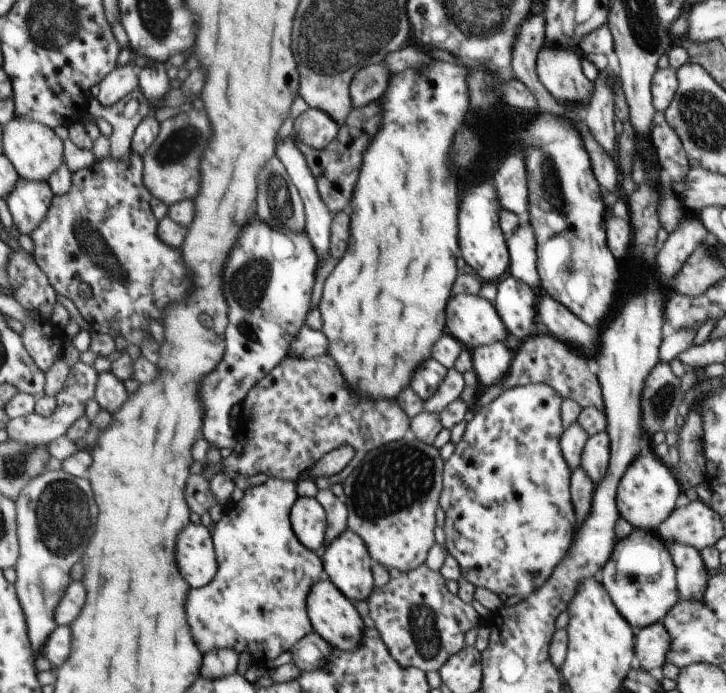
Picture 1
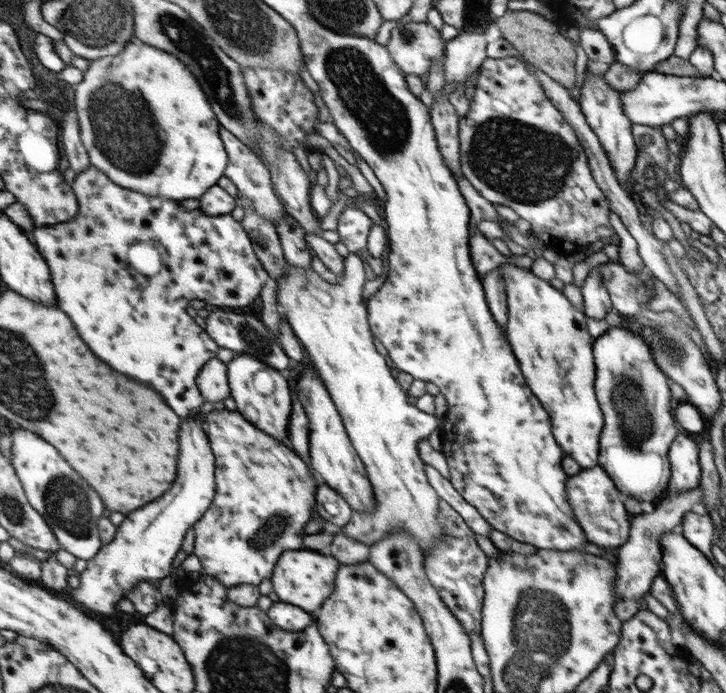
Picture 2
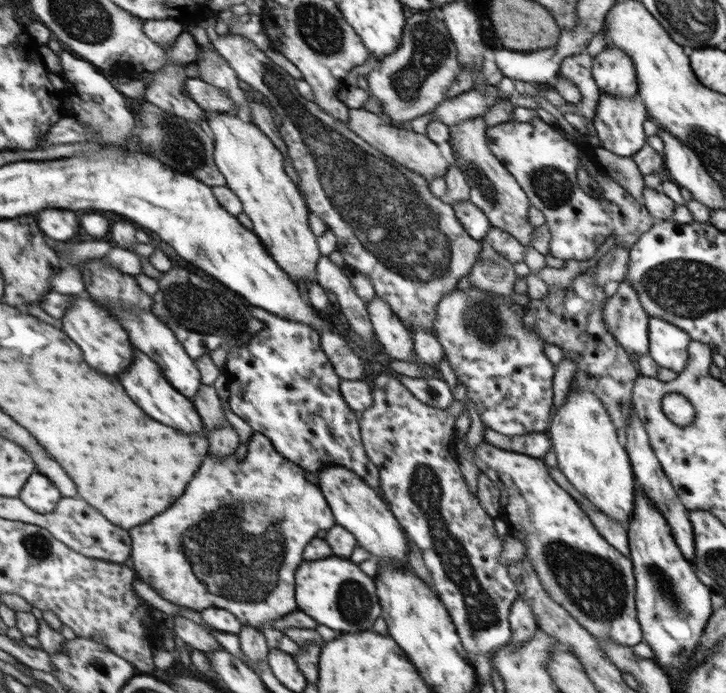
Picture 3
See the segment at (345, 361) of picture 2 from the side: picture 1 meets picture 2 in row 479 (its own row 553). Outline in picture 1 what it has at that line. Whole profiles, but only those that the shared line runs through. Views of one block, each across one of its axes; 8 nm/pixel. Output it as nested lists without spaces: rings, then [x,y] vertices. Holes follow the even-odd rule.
[[[412,432],[401,440],[373,449],[343,484],[345,504],[348,508],[348,529],[365,541],[372,560],[388,569],[412,570],[426,560],[426,552],[434,545],[434,512],[442,490],[442,460],[433,445],[418,440]]]

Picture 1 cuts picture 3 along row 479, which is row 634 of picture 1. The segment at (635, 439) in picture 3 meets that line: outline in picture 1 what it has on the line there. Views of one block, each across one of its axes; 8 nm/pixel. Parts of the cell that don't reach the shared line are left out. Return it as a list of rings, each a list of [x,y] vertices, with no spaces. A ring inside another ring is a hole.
[[[663,621],[651,624],[645,629],[638,629],[637,657],[639,662],[637,667],[654,672],[654,670],[665,666],[664,656],[669,654],[672,641]]]

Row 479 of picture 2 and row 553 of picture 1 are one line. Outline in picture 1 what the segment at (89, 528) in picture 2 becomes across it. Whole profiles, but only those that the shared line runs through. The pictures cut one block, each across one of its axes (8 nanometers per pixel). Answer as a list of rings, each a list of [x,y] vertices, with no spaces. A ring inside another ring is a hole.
[[[46,470],[30,482],[18,498],[17,512],[22,556],[16,565],[17,589],[28,617],[30,638],[36,658],[44,658],[44,646],[60,628],[56,619],[62,596],[72,584],[72,568],[86,556],[88,540],[96,534],[98,504],[92,508],[92,484],[88,478],[78,478],[63,470]]]

